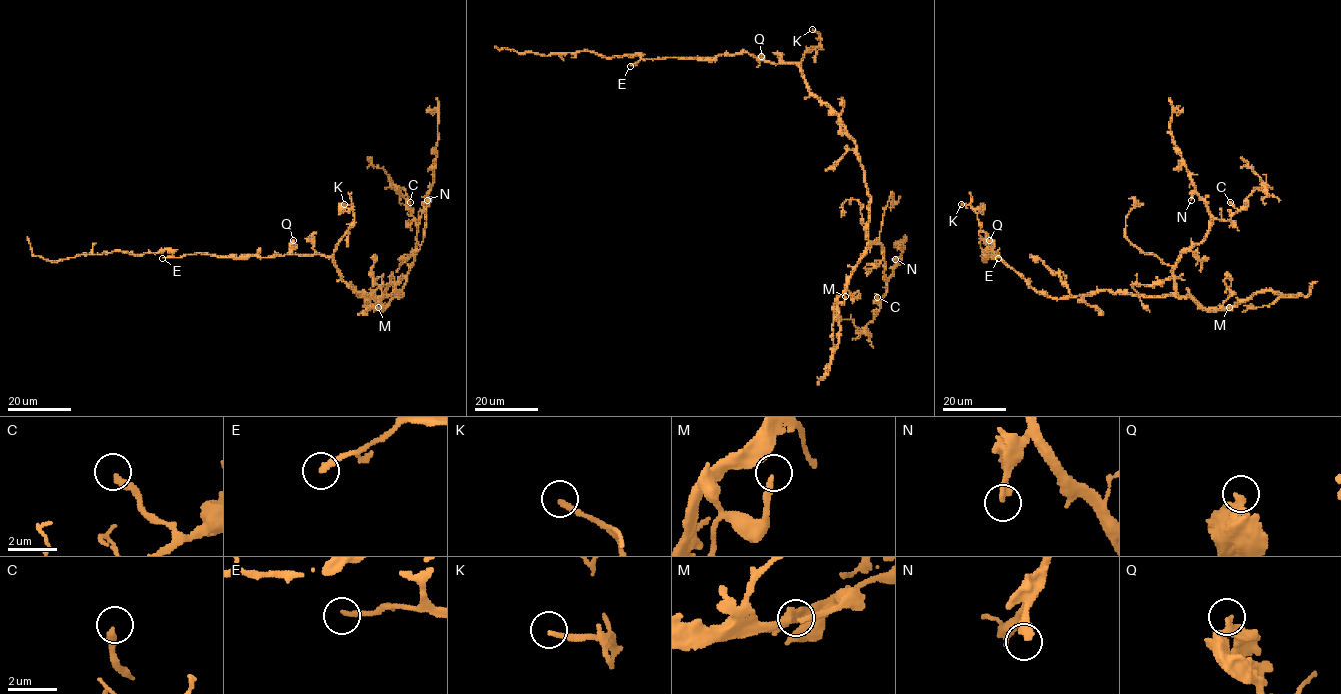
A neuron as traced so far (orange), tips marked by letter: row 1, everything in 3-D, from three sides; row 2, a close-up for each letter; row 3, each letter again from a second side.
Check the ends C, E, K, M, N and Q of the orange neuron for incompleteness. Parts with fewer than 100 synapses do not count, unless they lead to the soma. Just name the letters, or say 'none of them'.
none of them

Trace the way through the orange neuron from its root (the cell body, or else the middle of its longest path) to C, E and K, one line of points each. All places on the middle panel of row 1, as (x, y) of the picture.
C: (824, 104), (853, 141), (863, 170), (868, 241), (881, 245), (885, 262), (881, 305), (877, 297)
E: (824, 104), (809, 91), (802, 70), (797, 65), (759, 61), (746, 52), (713, 58), (639, 59), (630, 66)
K: (824, 104), (809, 91), (800, 66), (809, 48), (821, 45), (820, 35), (812, 29)

